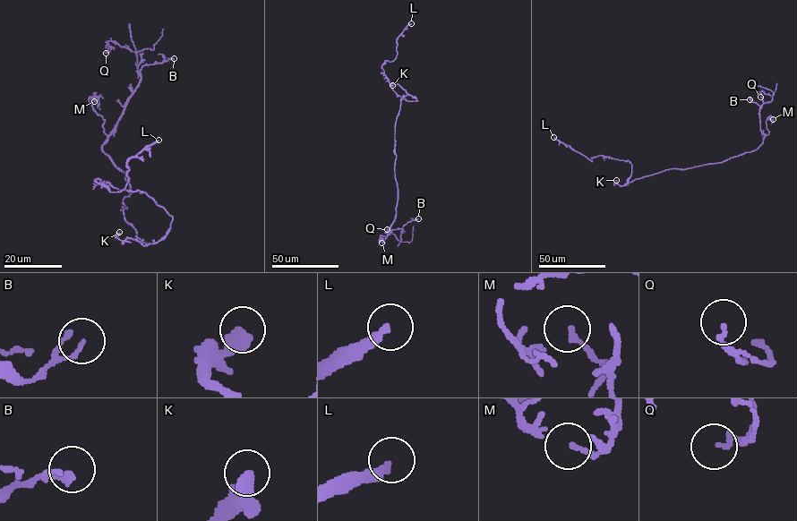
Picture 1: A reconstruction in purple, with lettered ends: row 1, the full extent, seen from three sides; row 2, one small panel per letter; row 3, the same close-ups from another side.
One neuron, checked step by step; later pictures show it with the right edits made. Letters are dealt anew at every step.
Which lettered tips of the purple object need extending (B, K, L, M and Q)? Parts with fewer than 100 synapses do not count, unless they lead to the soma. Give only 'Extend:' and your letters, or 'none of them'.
Extend: L

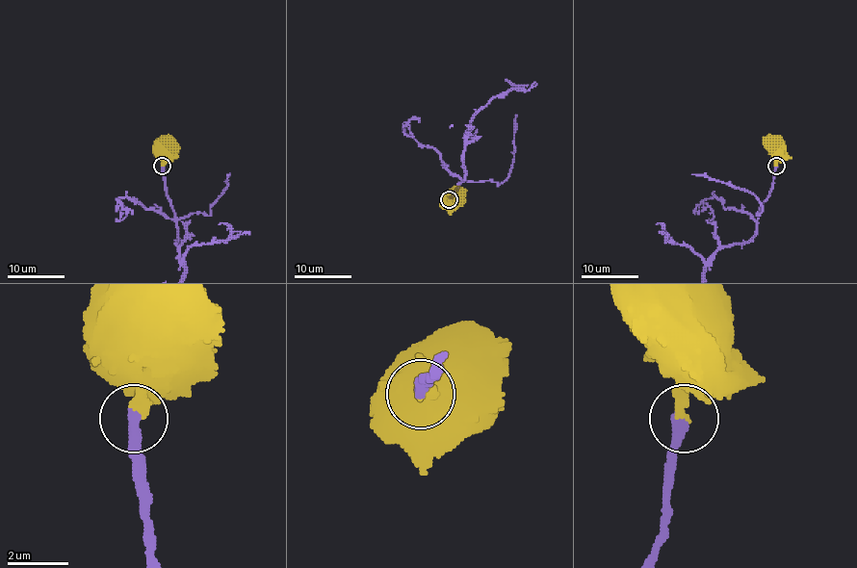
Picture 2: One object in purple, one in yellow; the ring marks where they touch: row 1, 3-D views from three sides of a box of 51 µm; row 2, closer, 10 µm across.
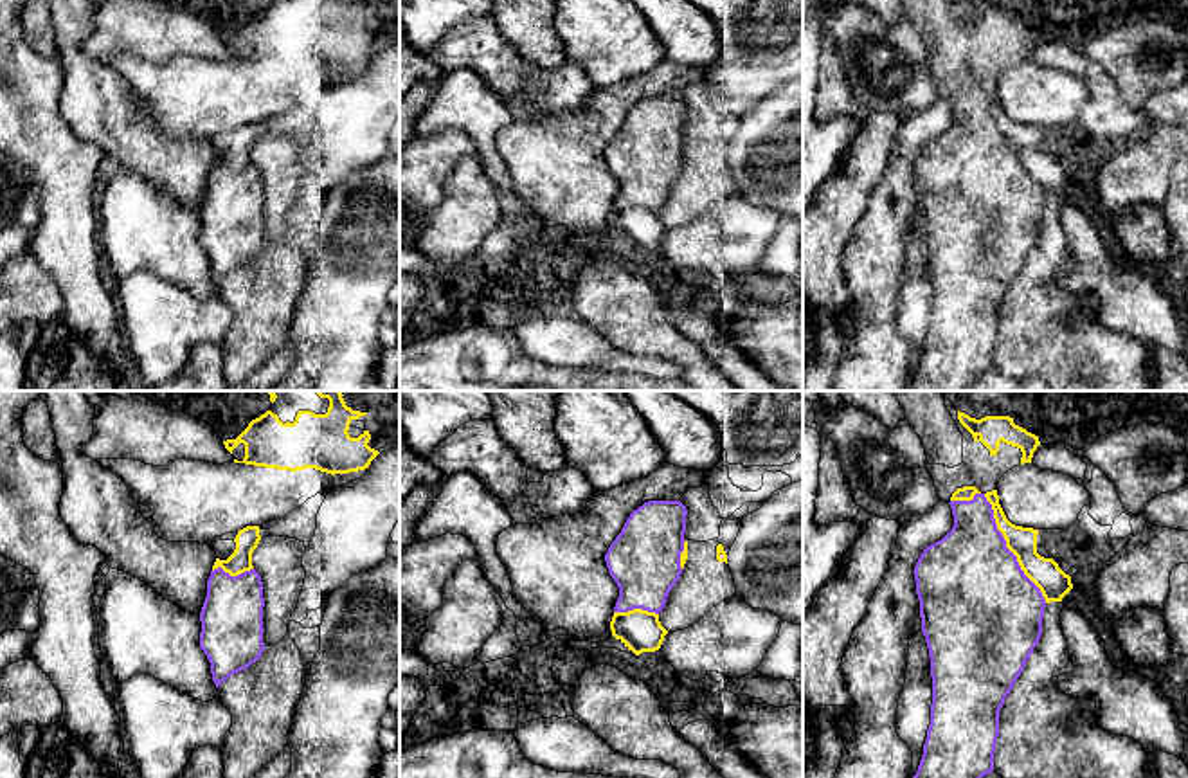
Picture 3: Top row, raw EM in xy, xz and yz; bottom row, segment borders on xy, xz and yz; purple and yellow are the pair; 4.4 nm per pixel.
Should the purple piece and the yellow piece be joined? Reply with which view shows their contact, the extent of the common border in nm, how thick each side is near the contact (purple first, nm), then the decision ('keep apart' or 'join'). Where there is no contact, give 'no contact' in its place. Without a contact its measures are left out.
yz | 550 nm | 480/140 nm | keep apart

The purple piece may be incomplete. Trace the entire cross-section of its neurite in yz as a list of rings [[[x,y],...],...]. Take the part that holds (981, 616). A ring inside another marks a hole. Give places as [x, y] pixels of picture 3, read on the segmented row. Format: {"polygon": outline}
{"polygon": [[[985,493],[949,504],[952,529],[923,549],[913,571],[932,677],[931,724],[913,778],[983,778],[994,771],[999,711],[1040,639],[1046,607],[1006,547]]]}

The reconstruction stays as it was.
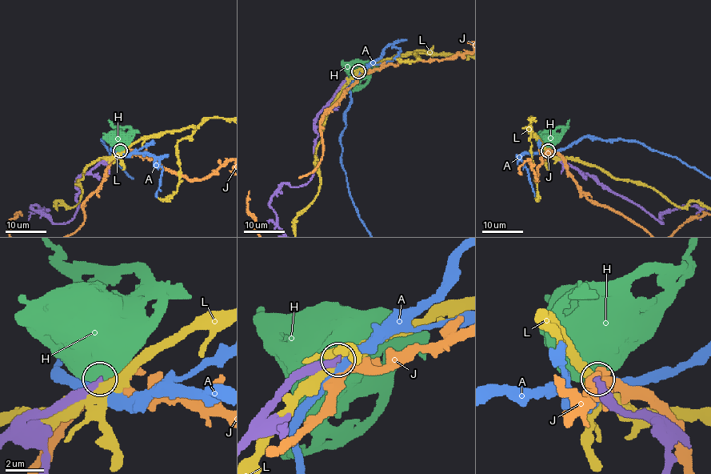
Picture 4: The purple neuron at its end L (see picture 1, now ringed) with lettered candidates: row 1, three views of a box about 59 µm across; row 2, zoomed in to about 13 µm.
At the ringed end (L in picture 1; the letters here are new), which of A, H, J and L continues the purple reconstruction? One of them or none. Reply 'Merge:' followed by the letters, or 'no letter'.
Merge: no letter

